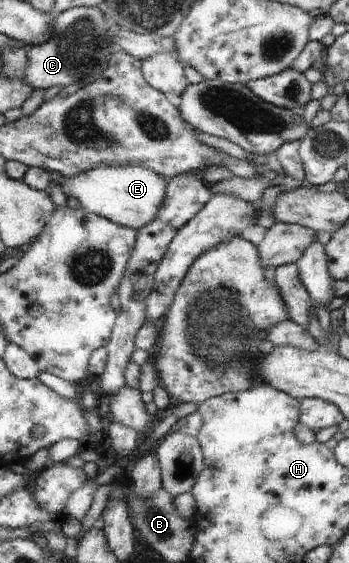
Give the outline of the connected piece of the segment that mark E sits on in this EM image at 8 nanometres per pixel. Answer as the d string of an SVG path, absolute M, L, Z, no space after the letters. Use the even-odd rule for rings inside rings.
M101 166L76 176L66 176L59 172L50 174L52 181L60 185L64 195L74 197L88 212L137 231L156 219L166 200L168 179L143 166Z

